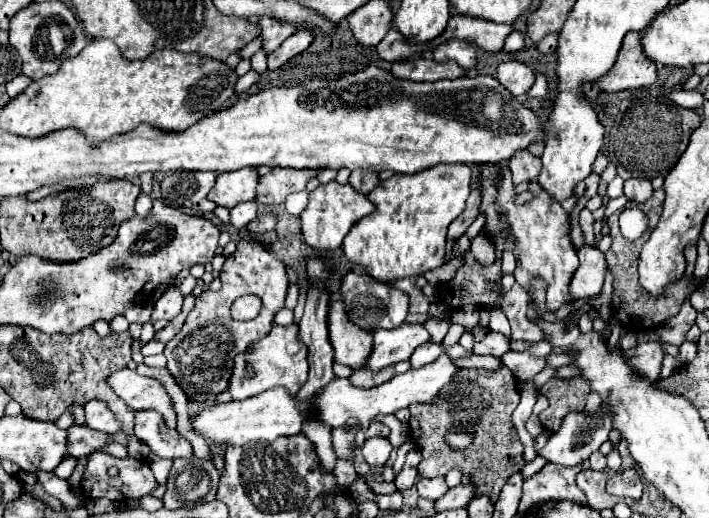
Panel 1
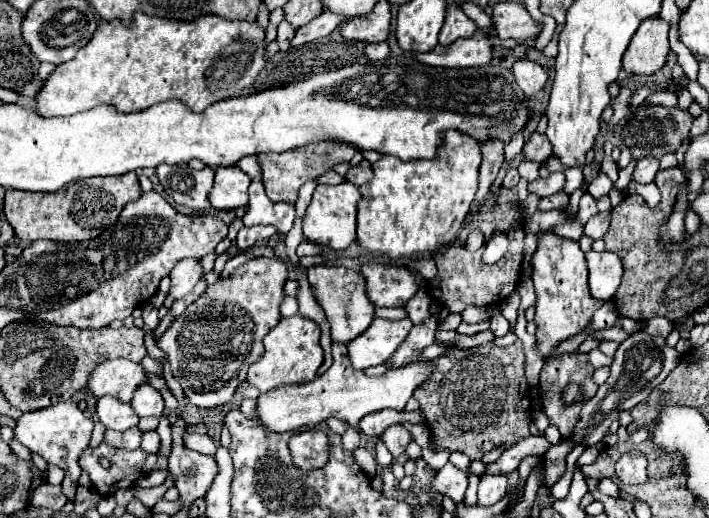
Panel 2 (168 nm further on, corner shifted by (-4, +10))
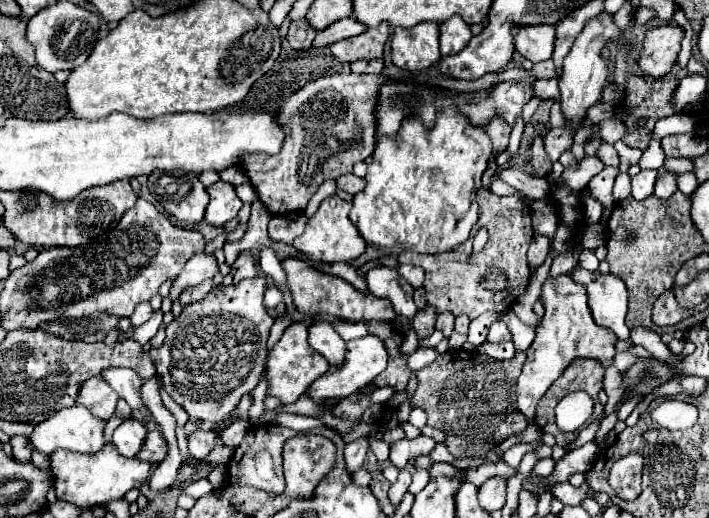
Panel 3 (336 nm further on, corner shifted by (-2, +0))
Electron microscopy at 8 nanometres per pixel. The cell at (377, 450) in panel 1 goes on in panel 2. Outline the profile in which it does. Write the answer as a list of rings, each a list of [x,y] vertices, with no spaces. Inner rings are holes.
[[[392,425],[392,427],[388,427],[384,431],[382,441],[386,443],[386,447],[392,453],[392,457],[400,457],[406,451],[406,445],[414,441],[414,435],[402,425]]]

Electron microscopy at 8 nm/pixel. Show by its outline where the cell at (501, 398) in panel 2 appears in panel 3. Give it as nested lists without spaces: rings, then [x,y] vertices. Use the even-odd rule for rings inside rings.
[[[450,349],[418,371],[418,387],[410,403],[428,413],[428,425],[444,431],[444,445],[452,457],[482,459],[504,439],[522,433],[528,427],[514,399],[514,383],[524,359],[526,353],[522,351],[518,351],[510,361],[498,361],[488,355]]]

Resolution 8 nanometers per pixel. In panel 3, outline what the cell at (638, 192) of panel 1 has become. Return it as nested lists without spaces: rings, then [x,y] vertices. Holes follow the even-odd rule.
[[[646,169],[632,177],[632,197],[634,199],[646,199],[654,191],[654,181],[658,177],[658,171]]]

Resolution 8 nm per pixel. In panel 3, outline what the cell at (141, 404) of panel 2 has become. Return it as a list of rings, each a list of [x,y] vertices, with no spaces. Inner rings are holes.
[[[110,369],[102,373],[106,381],[114,387],[114,391],[132,407],[132,409],[142,409],[142,397],[140,397],[140,387],[142,379],[138,379],[136,371],[130,369]]]

